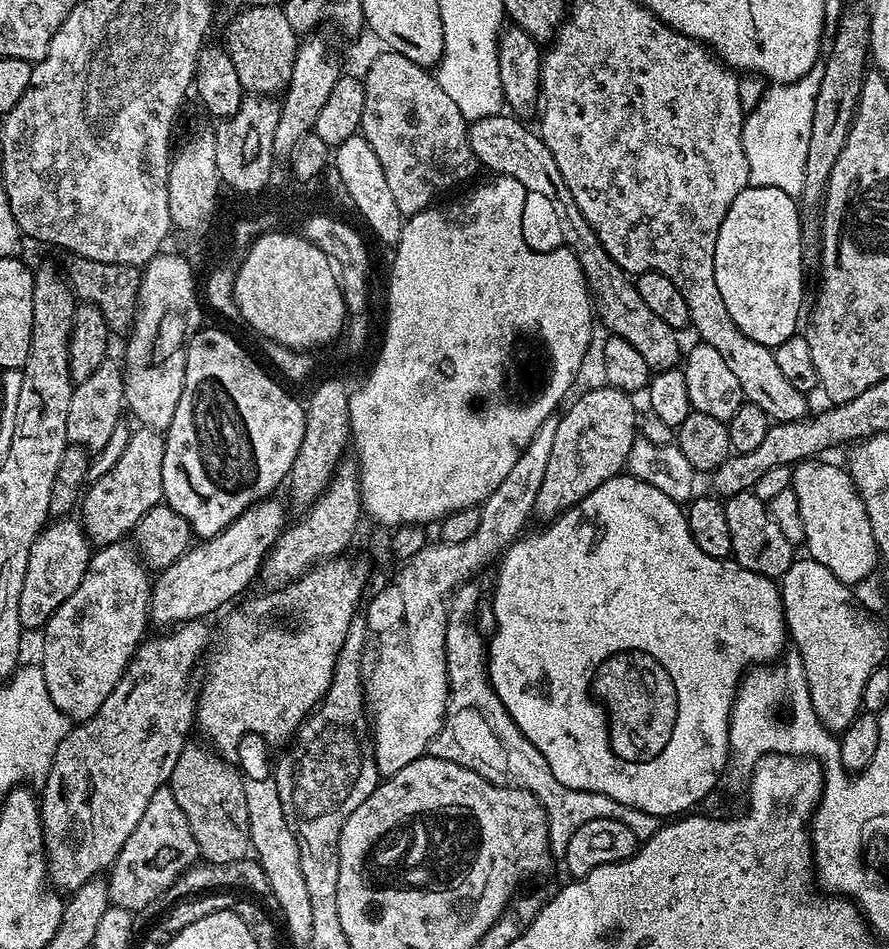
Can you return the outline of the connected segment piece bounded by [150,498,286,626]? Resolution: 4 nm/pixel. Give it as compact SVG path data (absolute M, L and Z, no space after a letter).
M269 498L259 500L257 504L247 508L239 518L230 522L230 526L226 526L226 530L222 530L217 536L201 539L199 543L189 548L186 554L182 554L182 558L178 558L174 566L163 569L157 575L160 577L155 577L150 605L151 623L179 626L188 623L189 620L204 620L211 612L218 611L223 604L231 605L237 598L243 597L249 591L247 588L251 586L252 579L255 581L259 577L260 570L264 566L264 557L272 551L276 539L285 527L283 506L276 501L276 498Z

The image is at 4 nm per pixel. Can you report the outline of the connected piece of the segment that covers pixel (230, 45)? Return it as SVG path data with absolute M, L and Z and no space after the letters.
M273 2L270 6L241 7L240 13L228 24L228 41L226 47L234 62L234 70L238 70L238 82L242 82L245 93L254 96L279 97L290 82L290 70L294 70L294 58L298 47L298 33L290 26L283 7Z

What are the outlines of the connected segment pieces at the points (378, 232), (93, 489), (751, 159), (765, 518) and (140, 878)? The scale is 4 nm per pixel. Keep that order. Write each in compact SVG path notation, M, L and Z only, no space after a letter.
M357 134L346 138L334 150L334 166L346 182L346 190L352 199L352 208L362 219L368 223L368 228L384 244L395 246L400 243L400 235L404 229L406 217L398 210L390 191L390 185L386 183L386 174L382 174L382 164L378 162L378 156L374 150L370 150L370 142L366 142L363 134Z
M143 426L137 427L133 431L129 444L122 454L122 458L118 458L118 462L114 462L114 466L110 470L110 474L102 474L102 478L91 481L87 485L86 491L82 496L82 503L78 508L78 516L82 521L84 535L88 537L93 545L103 546L106 544L115 544L123 541L124 536L133 531L137 522L154 507L161 503L164 499L164 491L162 490L162 454L164 453L164 436L156 432L153 428Z
M823 67L811 68L806 75L789 84L769 83L761 101L745 115L742 150L746 152L748 182L753 188L770 186L799 198L806 182L806 150L810 147L810 122L814 122L814 98L822 86Z
M755 491L739 492L723 501L726 523L730 526L731 559L754 574L779 578L786 574L794 559L794 545L778 530L778 522L768 512L765 501L756 497Z
M162 787L156 791L154 798L150 798L150 806L146 806L146 814L142 814L138 826L134 826L134 834L130 834L130 838L126 838L126 846L122 846L118 858L112 863L111 869L107 873L109 901L115 907L139 914L146 906L150 906L150 902L160 900L164 891L187 868L191 868L193 864L197 863L199 856L198 842L194 842L194 834L190 834L190 822L186 822L186 814L182 810L182 806L178 806L171 787Z

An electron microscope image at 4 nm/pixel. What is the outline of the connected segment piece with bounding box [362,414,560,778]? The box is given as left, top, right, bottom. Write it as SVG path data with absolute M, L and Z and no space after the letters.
M552 415L536 428L534 438L520 452L518 462L510 466L510 474L502 478L502 486L494 490L480 508L478 530L466 538L466 542L428 542L422 550L403 561L400 569L392 576L392 581L373 598L368 606L366 632L370 643L362 657L364 674L364 703L370 717L372 749L376 759L376 769L381 777L398 774L402 766L410 766L418 757L425 755L432 747L432 740L442 730L444 718L448 714L448 667L446 666L446 622L450 594L462 584L469 583L488 563L497 561L505 548L525 531L524 523L533 513L534 498L542 486L546 465L550 463L550 449L554 447L554 433L558 431L559 415Z

